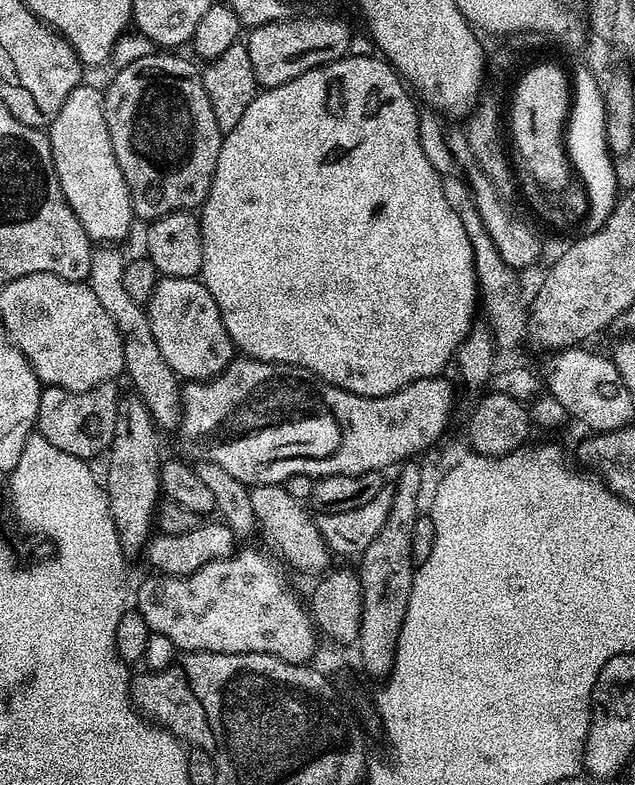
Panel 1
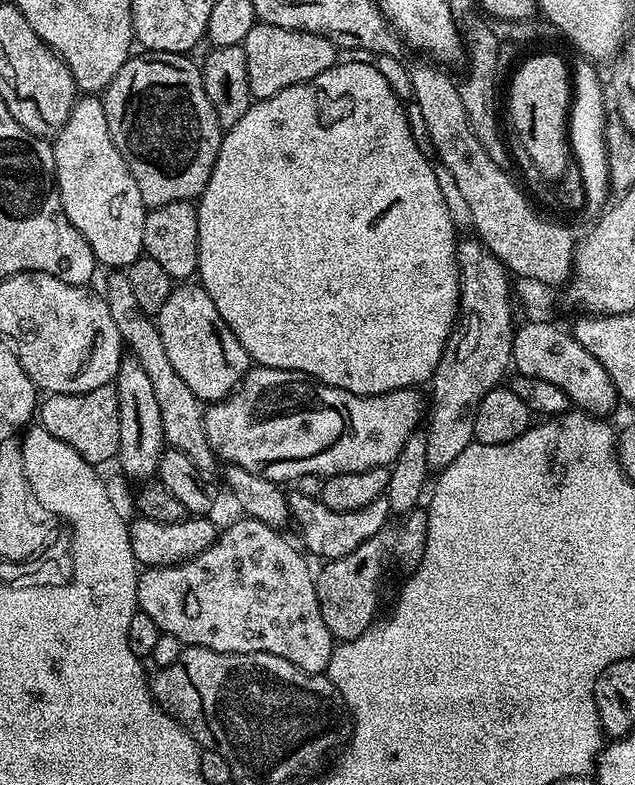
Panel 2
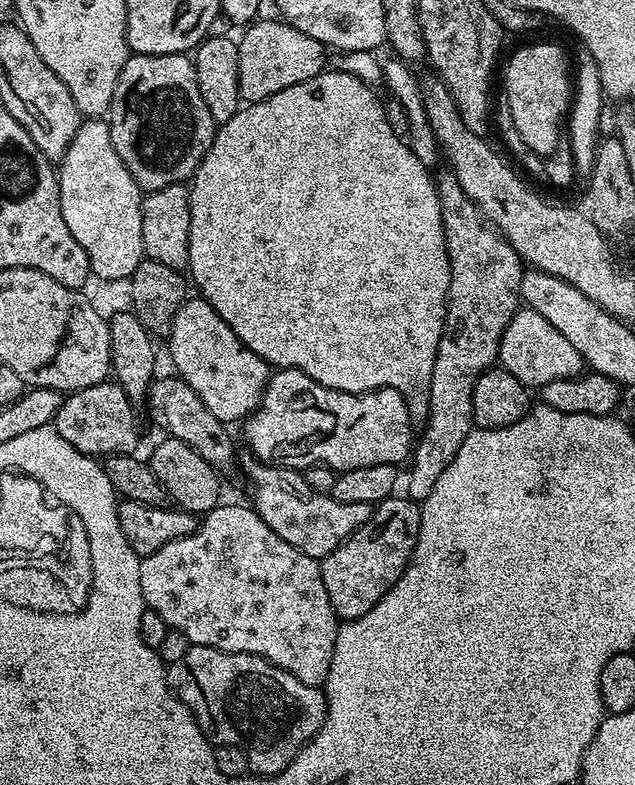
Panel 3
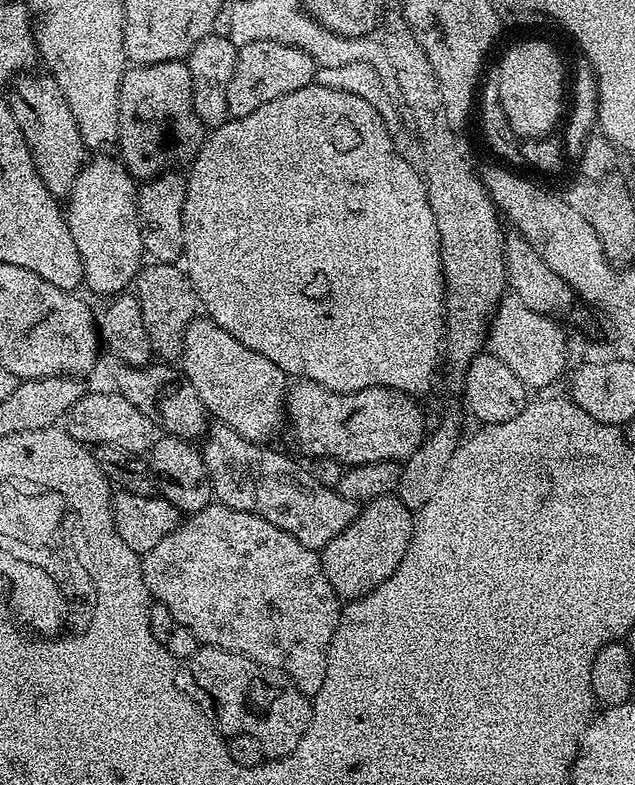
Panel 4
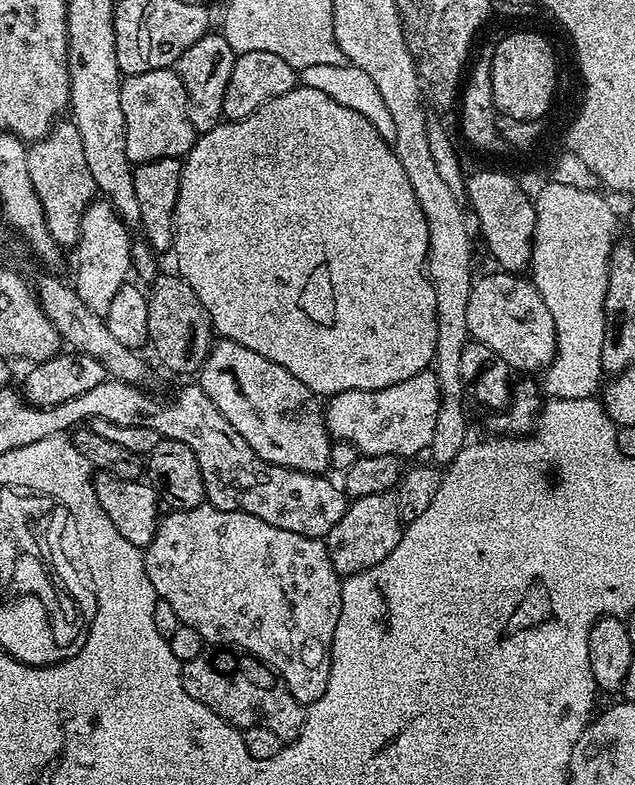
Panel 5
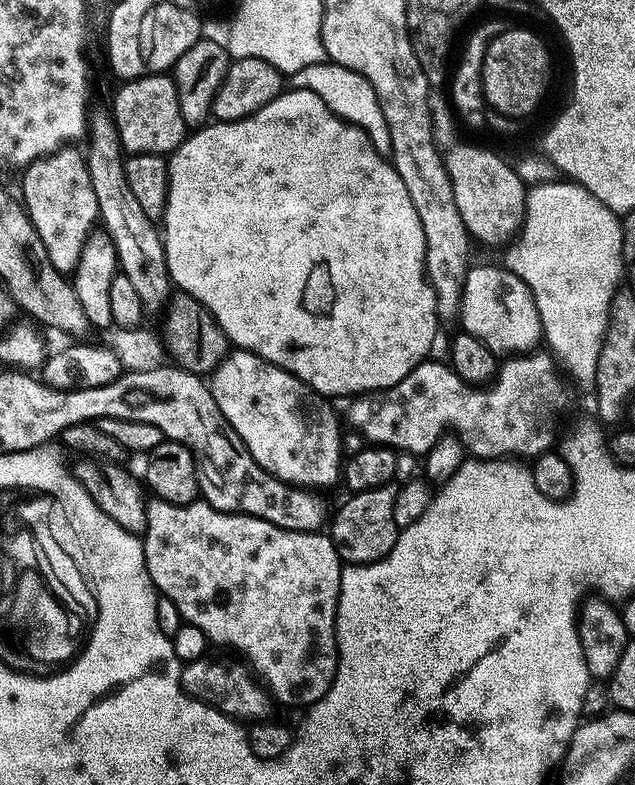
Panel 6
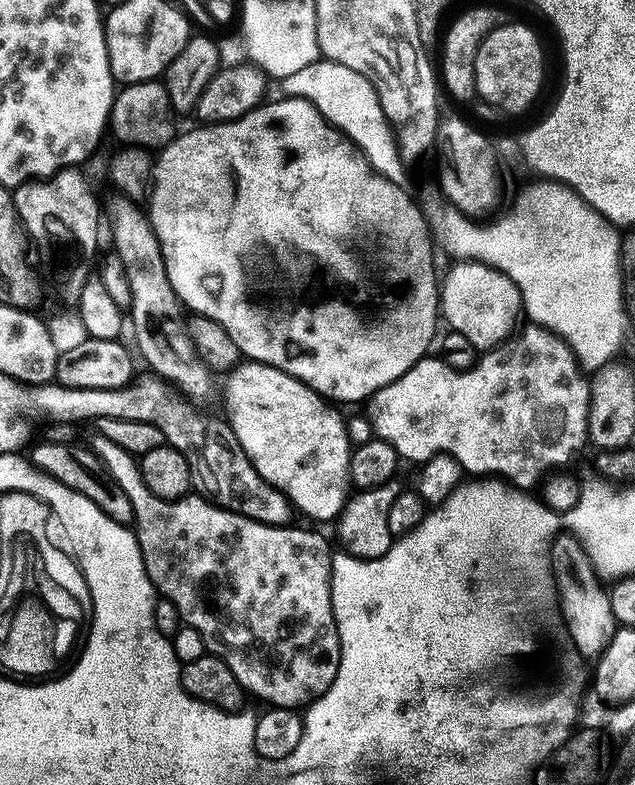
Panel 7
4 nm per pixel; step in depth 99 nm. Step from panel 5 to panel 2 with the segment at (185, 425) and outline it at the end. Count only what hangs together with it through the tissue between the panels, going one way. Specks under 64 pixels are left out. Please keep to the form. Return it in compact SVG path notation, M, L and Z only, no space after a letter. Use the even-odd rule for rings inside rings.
M293 491L288 496L288 510L294 524L296 520L297 526L300 527L300 536L305 544L303 547L309 553L312 551L314 555L321 556L321 561L324 562L342 558L350 554L350 550L362 546L366 538L374 538L374 534L378 534L385 528L387 520L384 519L390 516L387 495L379 496L377 500L370 502L370 506L362 506L362 510L335 512L320 499L306 498L306 494Z

